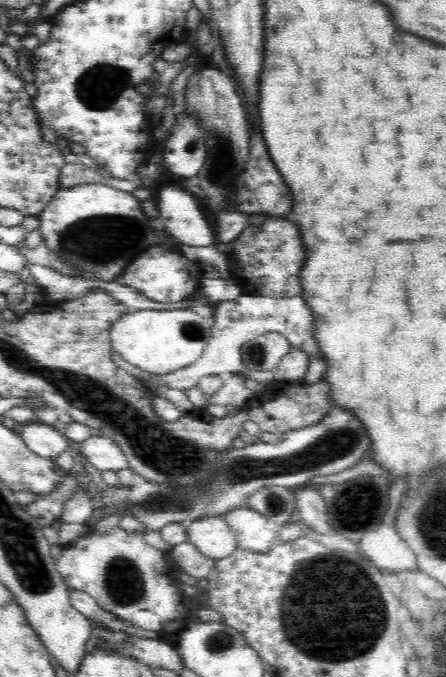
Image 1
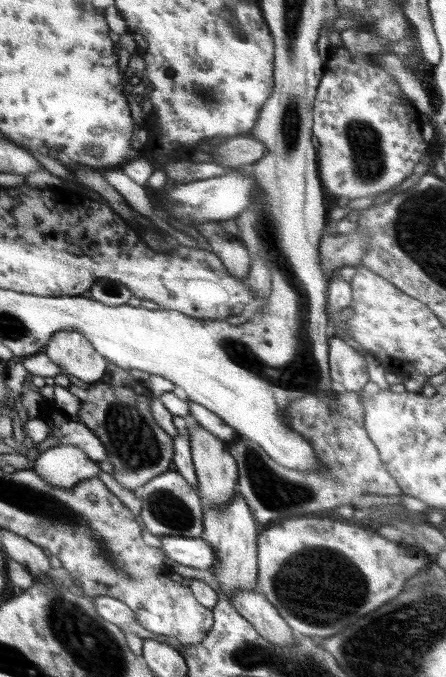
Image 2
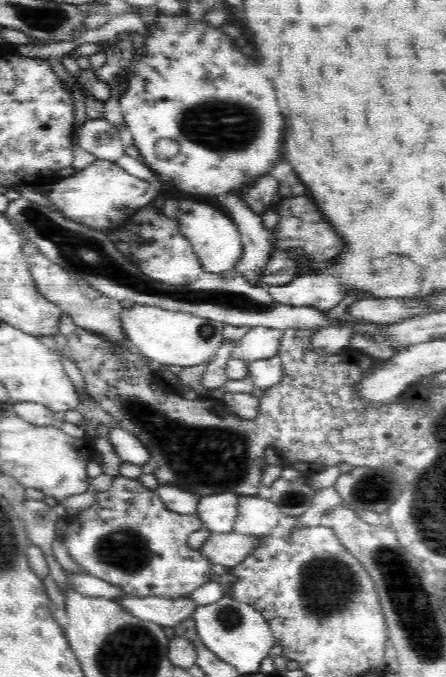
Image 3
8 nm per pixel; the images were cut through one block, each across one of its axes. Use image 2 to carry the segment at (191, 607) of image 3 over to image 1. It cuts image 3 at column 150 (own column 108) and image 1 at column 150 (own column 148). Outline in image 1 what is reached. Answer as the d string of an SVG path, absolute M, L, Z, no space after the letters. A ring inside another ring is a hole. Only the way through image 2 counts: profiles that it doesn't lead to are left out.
M69 588L67 593L69 603L78 610L78 612L82 612L82 615L86 616L91 622L100 623L105 626L105 628L108 628L108 630L122 631L129 636L150 639L157 639L161 636L153 630L144 630L139 626L134 626L129 622L118 619L118 615L114 615L112 612L102 610L100 605L96 602L96 599L84 591Z

